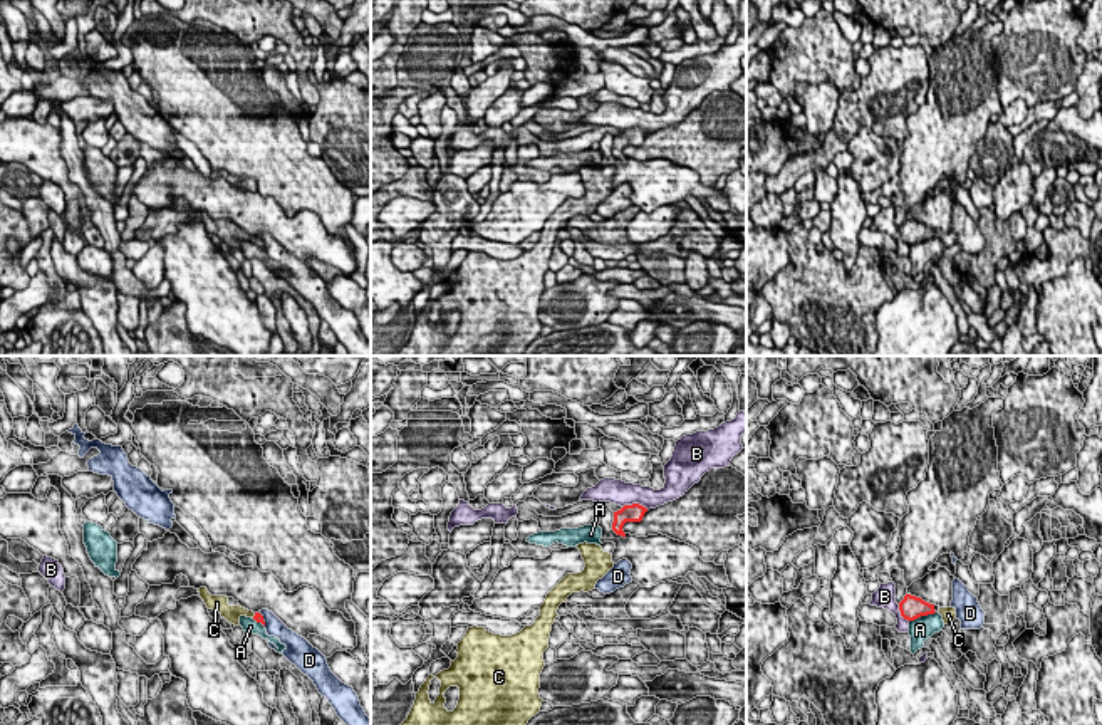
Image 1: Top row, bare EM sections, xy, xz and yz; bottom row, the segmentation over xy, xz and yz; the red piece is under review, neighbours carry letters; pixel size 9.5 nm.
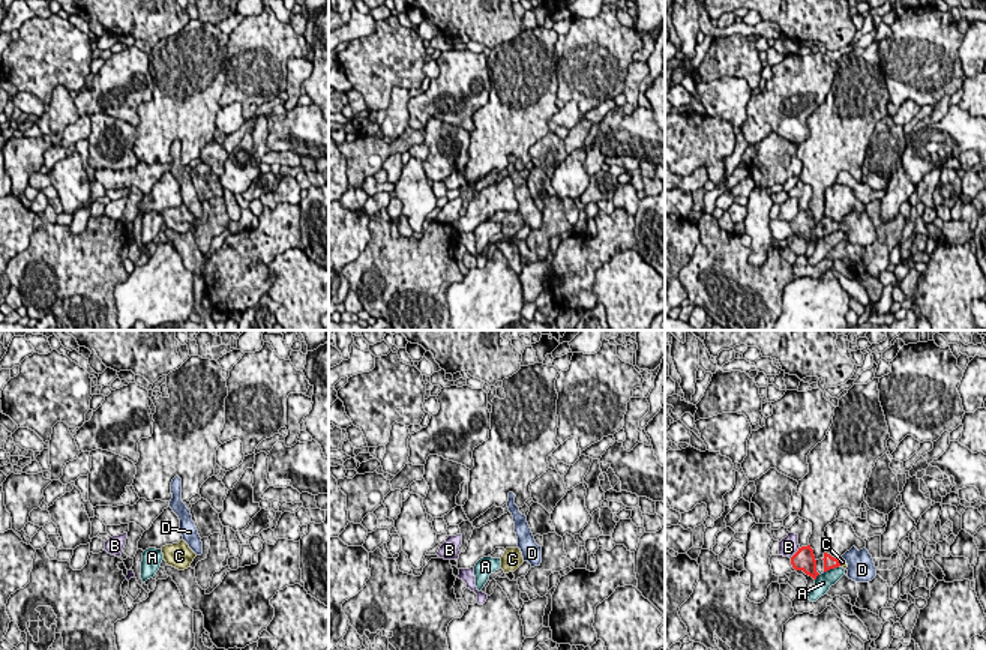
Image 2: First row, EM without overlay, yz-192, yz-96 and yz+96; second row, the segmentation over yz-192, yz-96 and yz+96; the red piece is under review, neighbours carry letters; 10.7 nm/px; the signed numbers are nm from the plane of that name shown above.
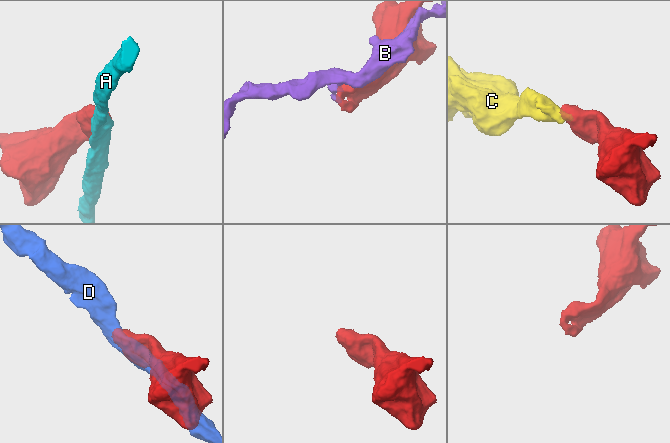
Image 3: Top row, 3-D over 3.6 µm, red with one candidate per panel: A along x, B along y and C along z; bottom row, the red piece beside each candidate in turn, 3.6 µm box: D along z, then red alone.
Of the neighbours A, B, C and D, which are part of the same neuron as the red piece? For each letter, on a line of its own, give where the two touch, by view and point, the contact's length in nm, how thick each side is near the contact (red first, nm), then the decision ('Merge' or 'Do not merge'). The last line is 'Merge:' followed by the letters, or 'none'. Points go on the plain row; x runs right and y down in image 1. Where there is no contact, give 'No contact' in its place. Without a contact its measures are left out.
A: Touches red at yz (921, 239). Shared border 280 nm. Thickness 240 nm (red) against 220 nm. Do not merge
B: Touches red at xz (636, 128). Shared border 260 nm. Thickness 170 nm (red) against 240 nm. Do not merge
C: Touches red at xy (254, 240). Shared border 70 nm. Thickness 90 nm (red) against 160 nm. Merge
D: Touches red at xy (262, 242). Shared border 160 nm. Thickness 90 nm (red) against 170 nm. Do not merge
Merge: C

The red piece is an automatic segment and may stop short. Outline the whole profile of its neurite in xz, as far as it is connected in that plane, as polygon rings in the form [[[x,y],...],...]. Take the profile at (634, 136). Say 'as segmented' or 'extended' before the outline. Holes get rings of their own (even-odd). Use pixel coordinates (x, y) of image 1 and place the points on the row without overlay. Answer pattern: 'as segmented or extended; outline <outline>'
as segmented; outline [[[639,128],[624,129],[621,134],[614,136],[612,154],[617,159],[626,161],[626,158],[622,154],[624,148],[626,146],[641,146],[646,136],[647,136],[647,133]]]

